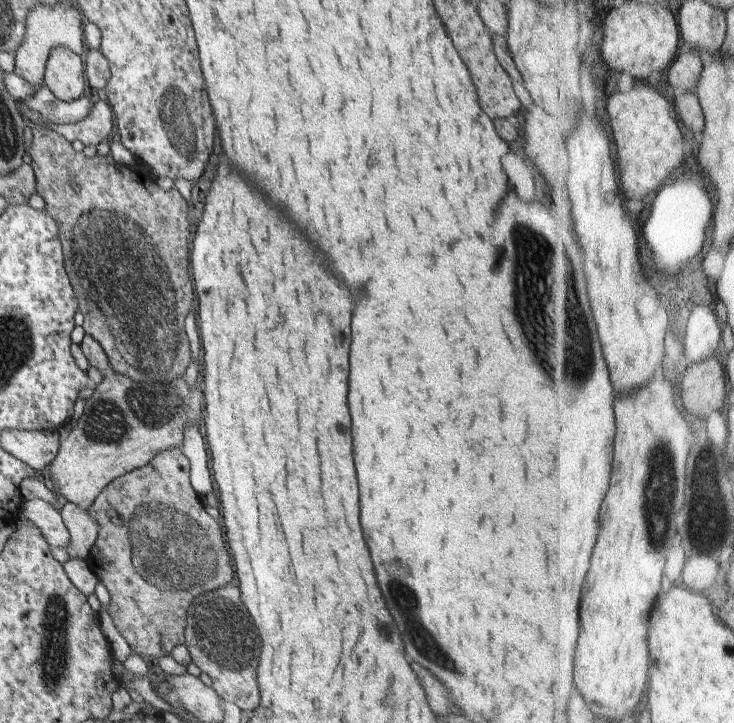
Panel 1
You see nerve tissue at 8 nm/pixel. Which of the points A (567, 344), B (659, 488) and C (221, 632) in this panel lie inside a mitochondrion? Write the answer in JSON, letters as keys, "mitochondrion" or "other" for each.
{"A":"mitochondrion","B":"mitochondrion","C":"mitochondrion"}

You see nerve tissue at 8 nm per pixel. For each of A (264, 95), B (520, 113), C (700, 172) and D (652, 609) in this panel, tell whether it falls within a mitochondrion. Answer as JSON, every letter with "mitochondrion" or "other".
{"A":"other","B":"other","C":"other","D":"other"}

